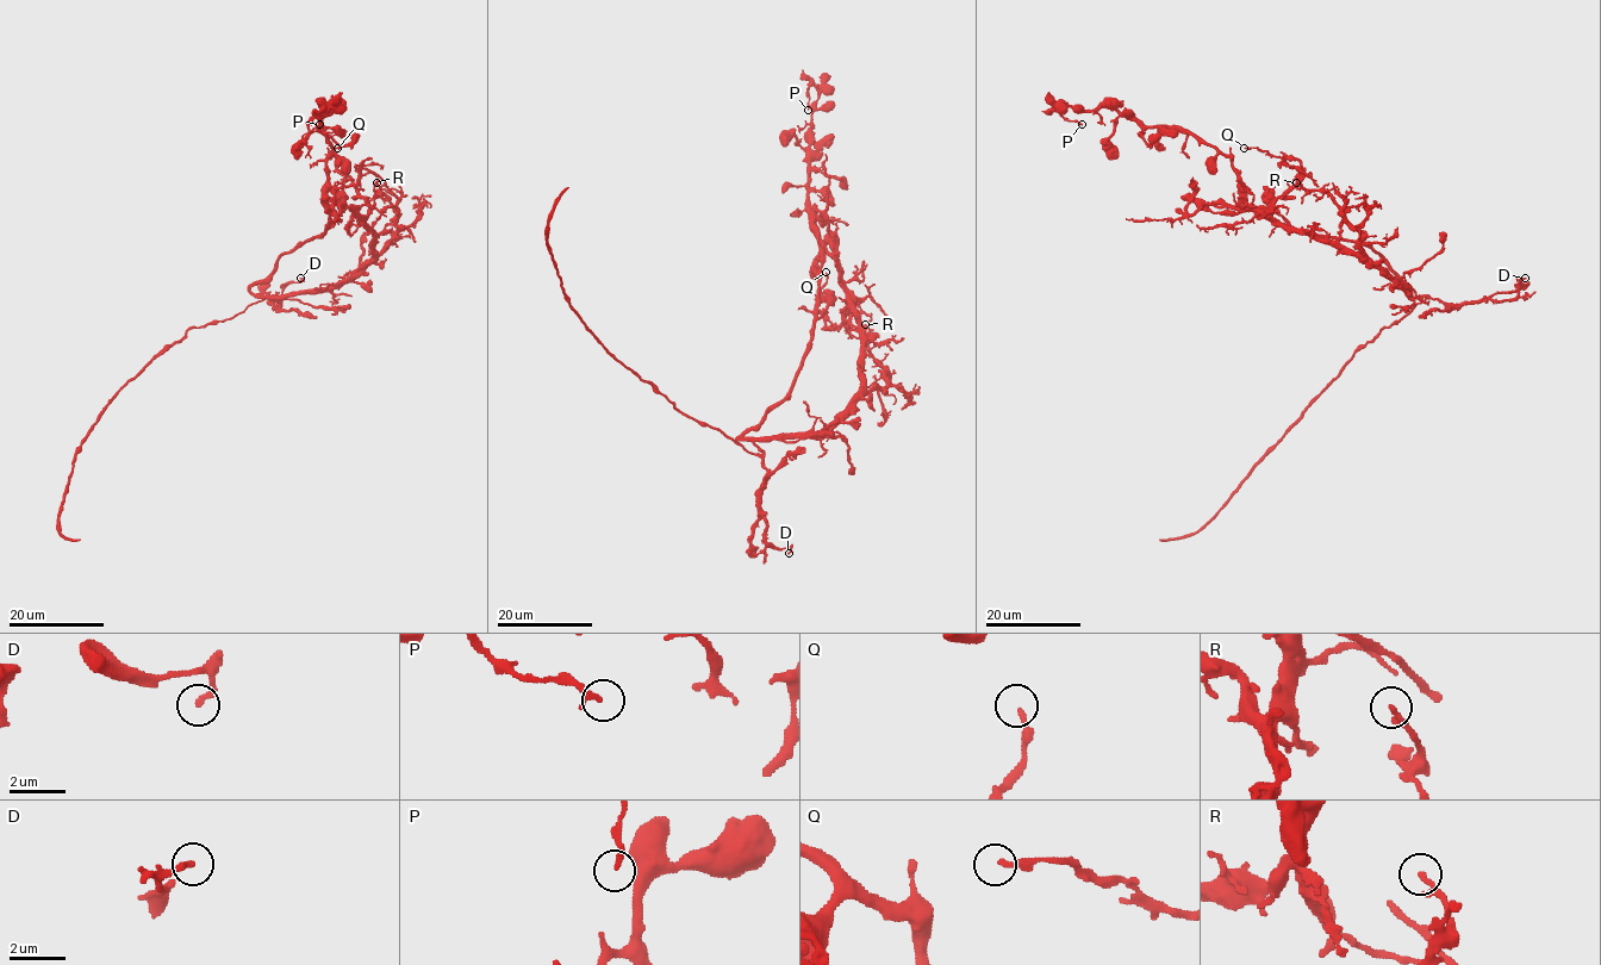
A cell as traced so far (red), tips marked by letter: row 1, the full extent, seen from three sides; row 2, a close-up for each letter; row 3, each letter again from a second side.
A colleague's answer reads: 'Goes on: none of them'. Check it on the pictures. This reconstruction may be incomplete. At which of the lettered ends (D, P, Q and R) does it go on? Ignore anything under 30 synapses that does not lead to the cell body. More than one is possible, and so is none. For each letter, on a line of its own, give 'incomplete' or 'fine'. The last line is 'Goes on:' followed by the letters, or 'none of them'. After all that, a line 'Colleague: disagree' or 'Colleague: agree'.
D: fine
P: fine
Q: fine
R: fine
Goes on: none of them
Colleague: agree

